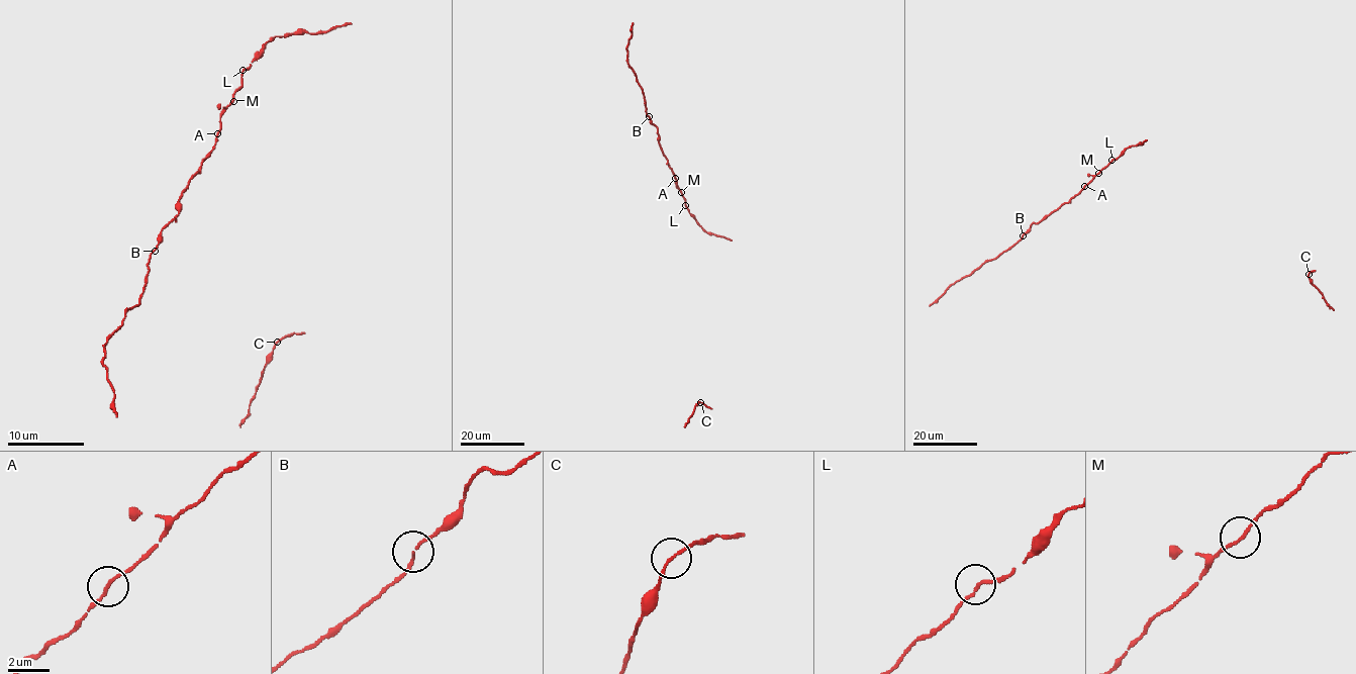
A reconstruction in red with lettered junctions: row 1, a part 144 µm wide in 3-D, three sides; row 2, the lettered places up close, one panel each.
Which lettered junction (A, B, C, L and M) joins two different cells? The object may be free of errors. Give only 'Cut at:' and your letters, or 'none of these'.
Cut at: none of these

